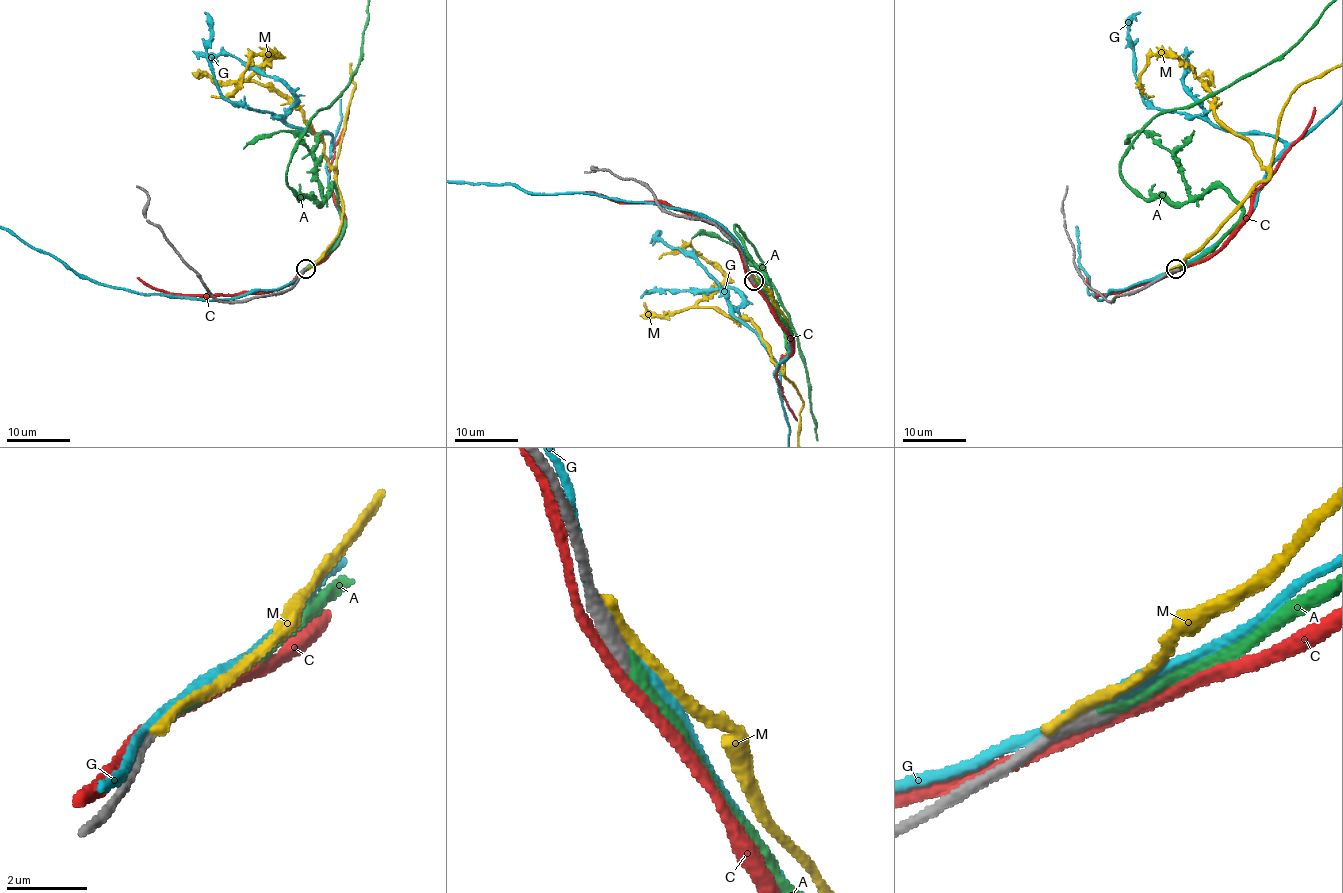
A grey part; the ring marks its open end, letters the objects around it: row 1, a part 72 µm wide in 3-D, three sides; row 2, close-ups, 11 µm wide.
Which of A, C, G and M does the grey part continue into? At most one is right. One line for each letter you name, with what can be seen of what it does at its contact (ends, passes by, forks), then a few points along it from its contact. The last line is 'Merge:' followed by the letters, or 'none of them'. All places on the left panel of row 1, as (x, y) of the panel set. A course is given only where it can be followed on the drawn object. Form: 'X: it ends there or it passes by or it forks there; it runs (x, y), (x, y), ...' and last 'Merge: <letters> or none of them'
A: it ends there
Merge: A

